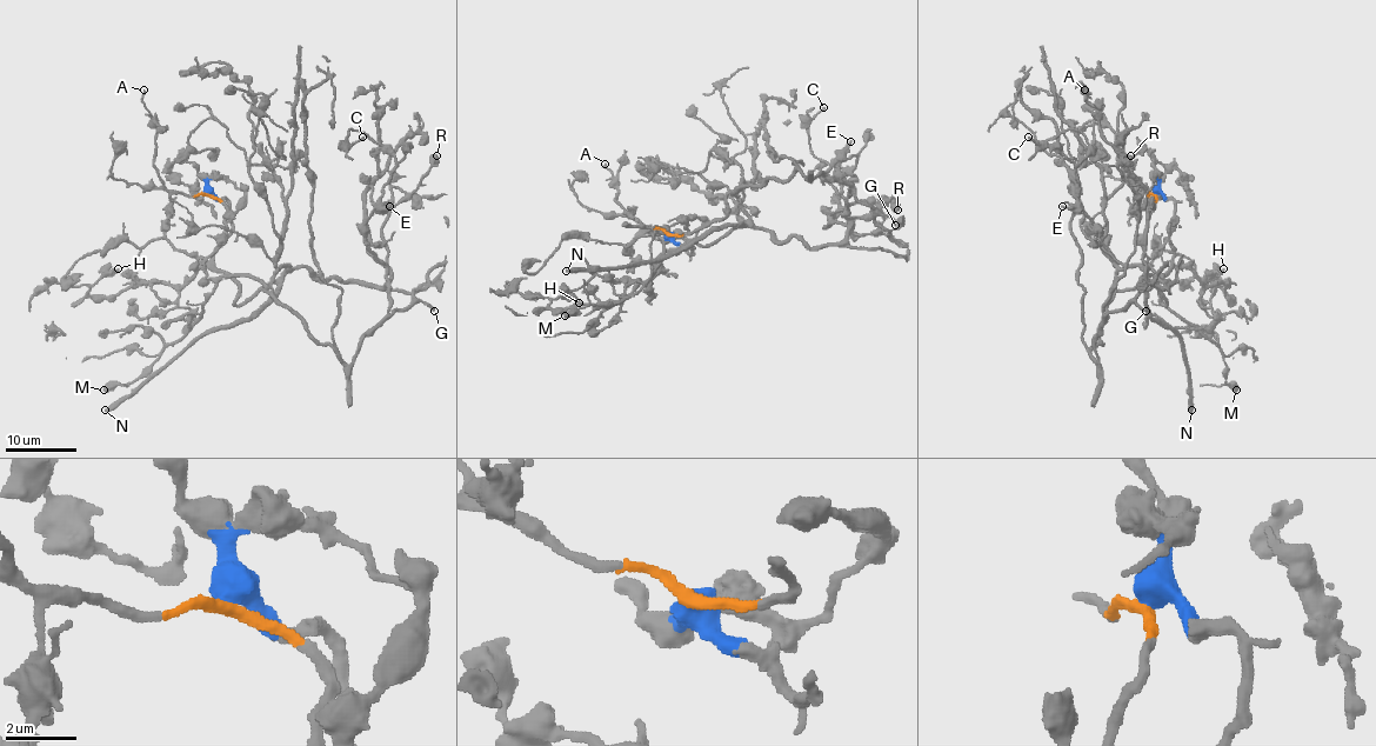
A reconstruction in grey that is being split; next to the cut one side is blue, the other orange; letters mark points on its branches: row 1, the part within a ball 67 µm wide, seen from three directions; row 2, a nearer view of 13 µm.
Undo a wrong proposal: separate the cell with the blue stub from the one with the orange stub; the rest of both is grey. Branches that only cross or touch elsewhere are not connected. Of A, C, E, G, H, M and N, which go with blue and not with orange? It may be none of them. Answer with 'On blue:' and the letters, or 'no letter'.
On blue: H, N

